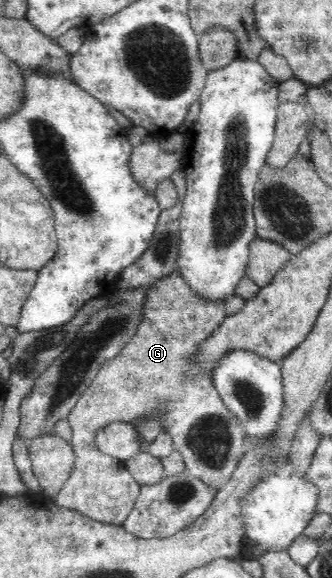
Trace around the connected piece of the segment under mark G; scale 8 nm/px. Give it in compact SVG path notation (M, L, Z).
M177 271L161 277L161 279L158 279L150 286L150 292L148 293L147 299L145 300L143 306L143 319L141 320L135 335L127 342L125 349L123 349L123 352L120 355L108 360L101 367L99 374L95 376L95 380L91 383L90 388L86 390L86 393L83 393L83 396L79 399L79 401L77 401L75 407L71 409L71 414L68 416L68 420L71 424L71 428L73 429L73 433L72 439L69 442L71 446L73 446L73 450L75 450L75 465L73 465L71 475L69 475L69 479L65 481L60 493L57 494L55 498L51 499L53 503L57 504L59 507L75 510L76 512L90 517L95 521L123 526L123 521L129 517L129 513L131 513L131 511L133 511L133 507L135 507L135 501L139 498L141 486L139 486L139 483L134 480L131 472L126 468L126 465L122 461L117 460L116 458L108 457L103 454L99 448L97 448L97 444L95 444L95 437L97 437L97 433L99 431L106 429L111 422L133 424L144 416L153 416L156 413L155 411L163 412L161 415L160 413L157 413L159 420L161 420L159 421L159 424L161 424L163 432L167 432L167 434L171 436L174 451L178 451L184 457L186 470L193 477L200 479L203 483L211 486L211 488L215 488L217 491L221 490L226 485L229 479L231 479L231 476L233 476L233 473L235 473L235 470L237 469L246 450L247 443L245 441L245 431L243 427L240 427L238 417L236 417L223 403L223 400L220 399L219 393L214 387L210 375L208 375L204 369L198 369L198 367L196 367L194 354L197 352L197 347L199 347L199 345L201 345L207 337L211 337L211 335L213 335L213 331L219 327L221 321L223 321L223 319L227 316L227 312L225 312L225 299L207 300L205 298L201 298L197 292L193 292L193 290L191 290L191 286L187 286L187 281L185 281L185 278L183 278L183 276L181 276L181 274Z

